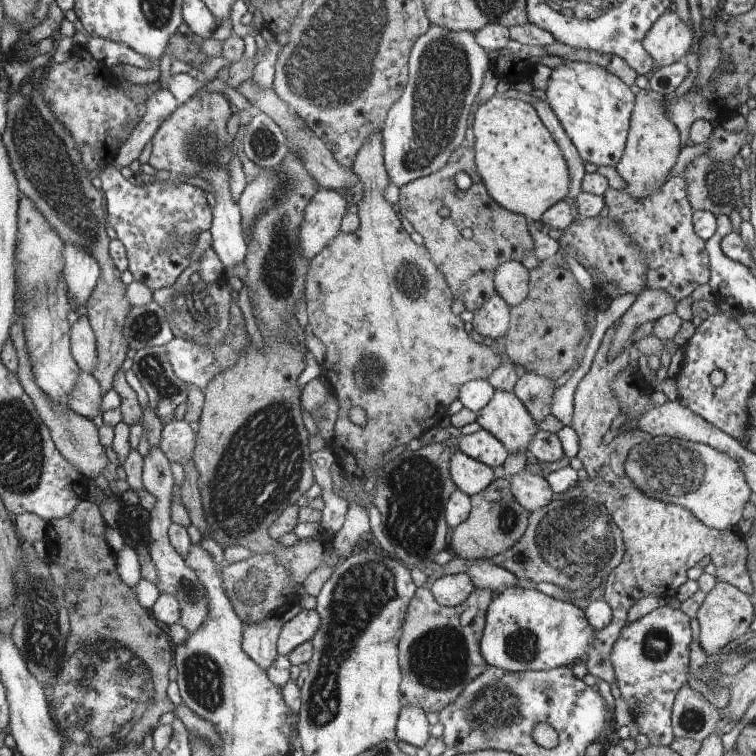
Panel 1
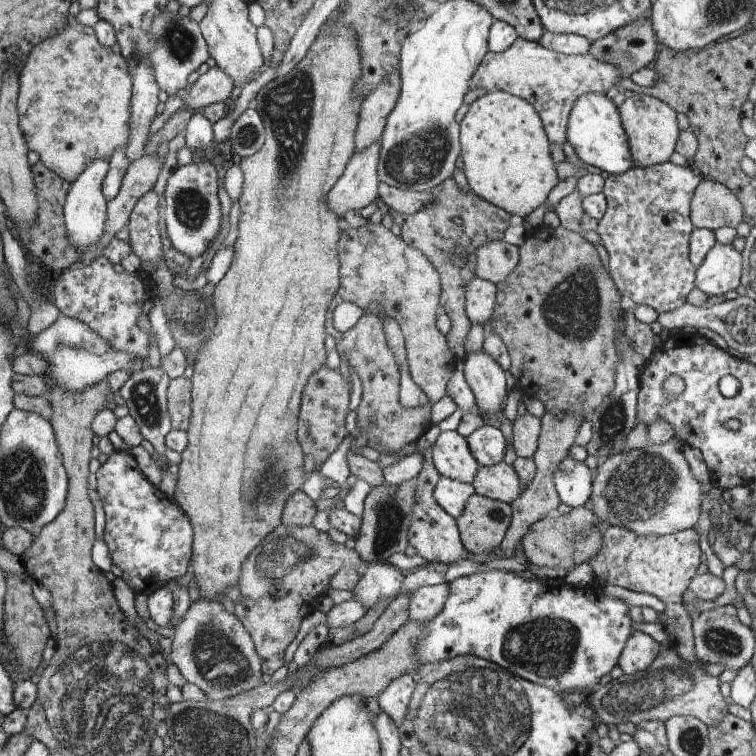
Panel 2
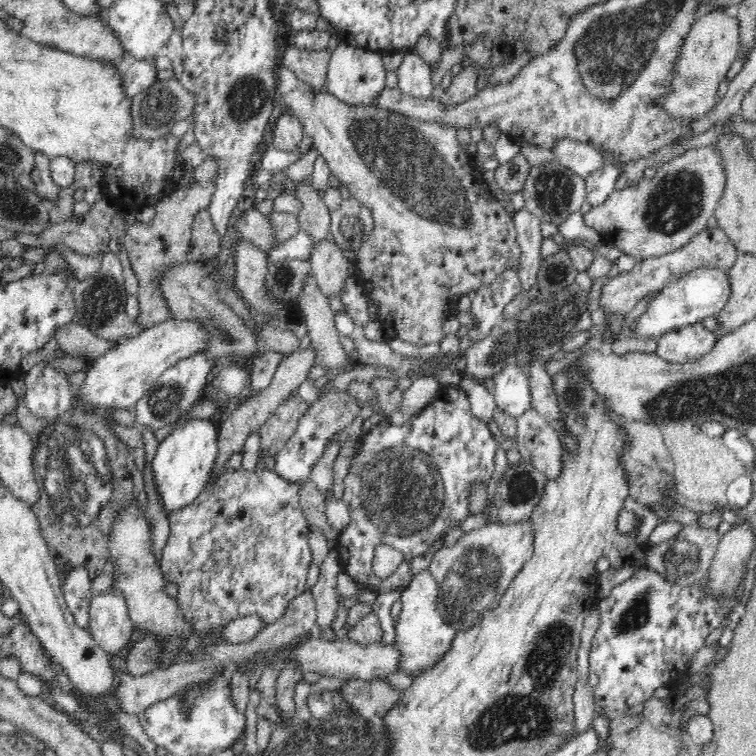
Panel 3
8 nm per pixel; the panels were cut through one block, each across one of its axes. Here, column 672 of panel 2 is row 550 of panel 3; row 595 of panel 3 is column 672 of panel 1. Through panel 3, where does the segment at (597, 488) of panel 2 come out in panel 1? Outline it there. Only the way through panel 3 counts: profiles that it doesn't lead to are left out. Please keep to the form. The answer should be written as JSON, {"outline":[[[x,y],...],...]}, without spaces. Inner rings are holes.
{"outline":[[[670,437],[652,438],[648,442],[633,446],[628,452],[624,465],[626,476],[636,484],[636,488],[640,488],[640,492],[652,498],[688,507],[688,510],[708,528],[716,531],[735,529],[742,518],[742,510],[752,495],[750,486],[744,478],[744,472],[740,468],[740,460],[734,460],[728,452],[720,452],[708,444],[678,441]]]}

